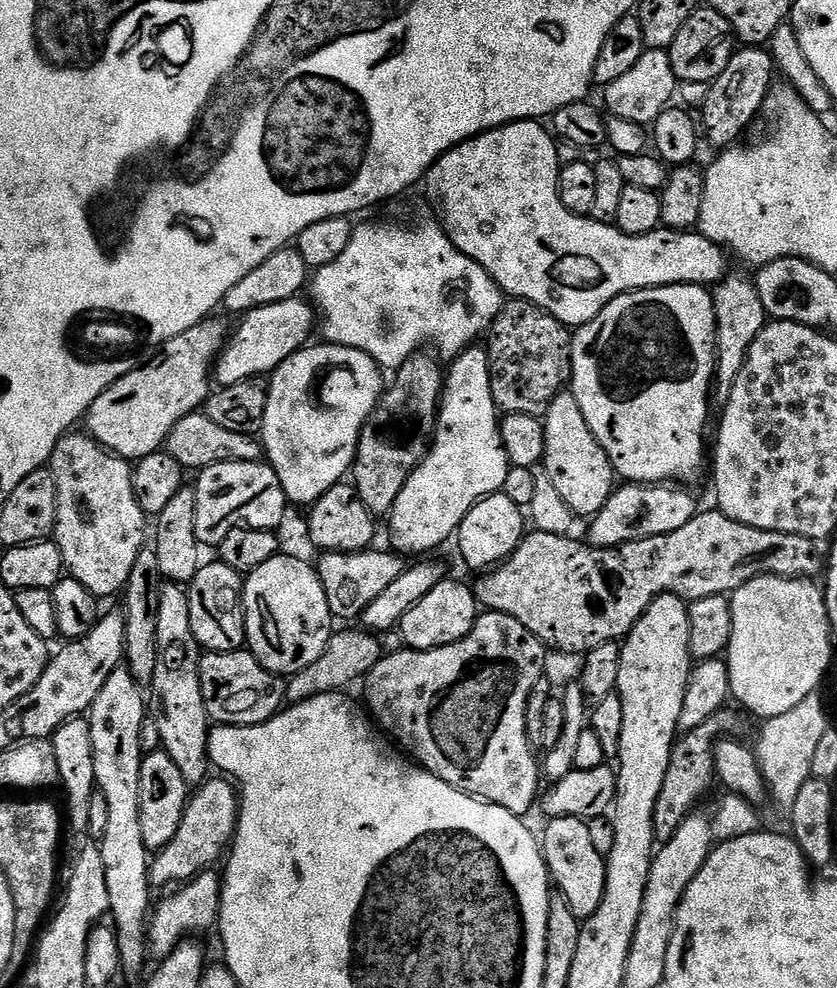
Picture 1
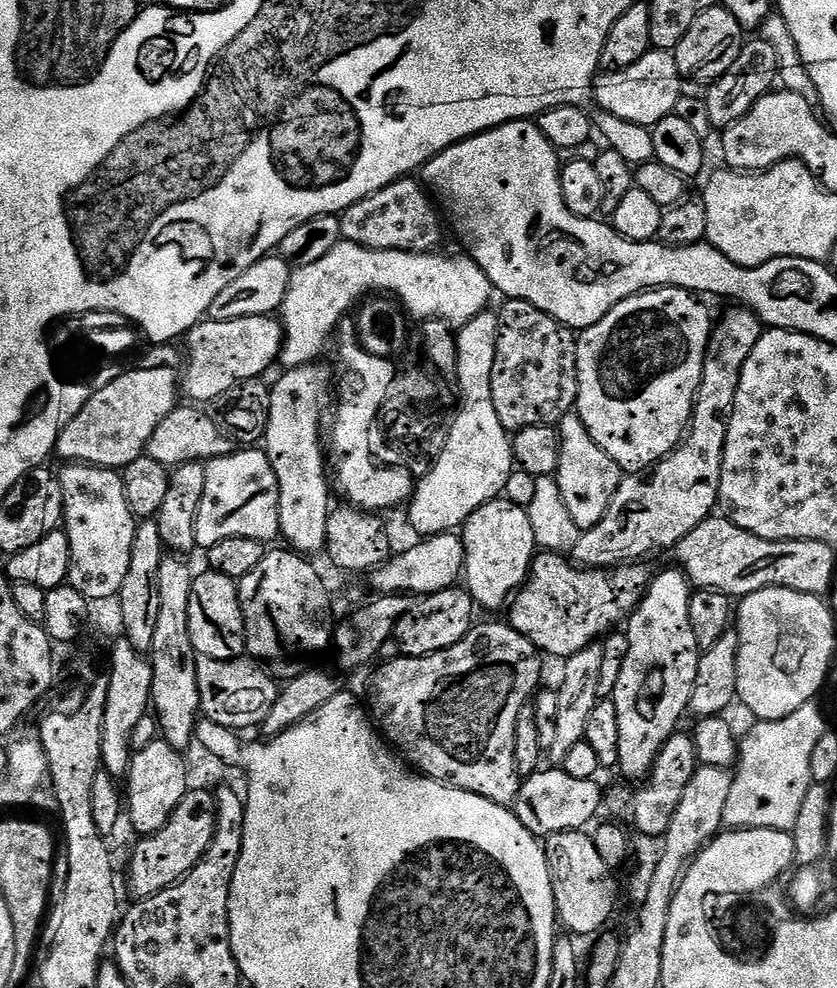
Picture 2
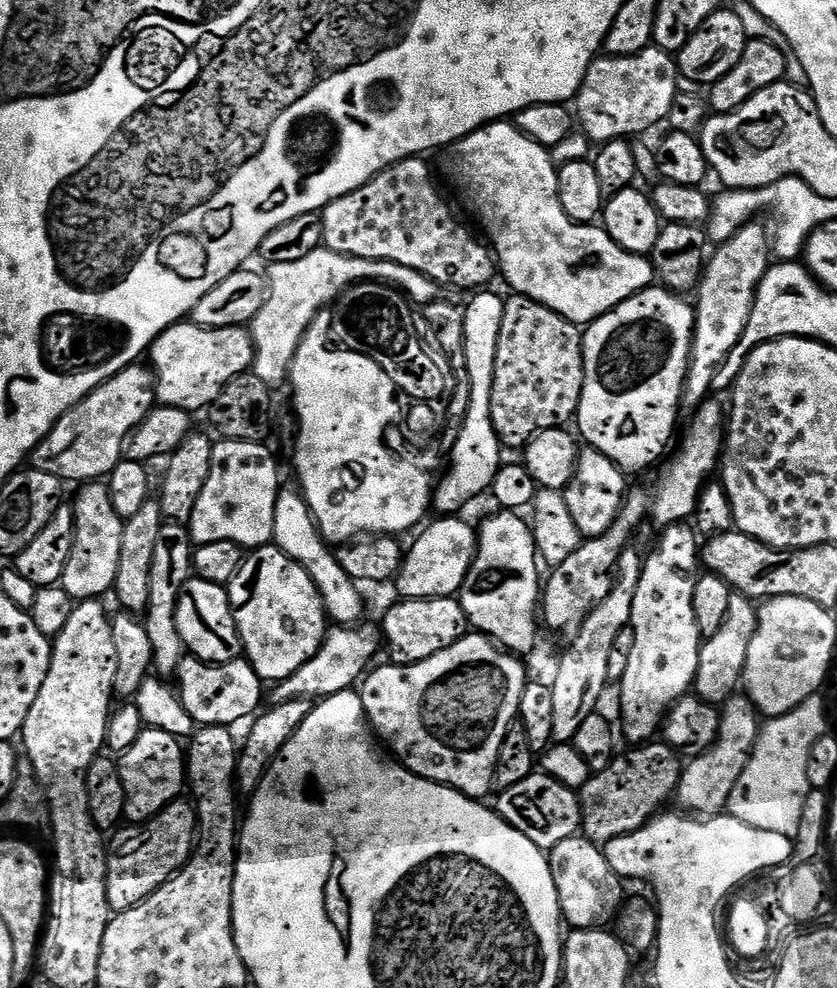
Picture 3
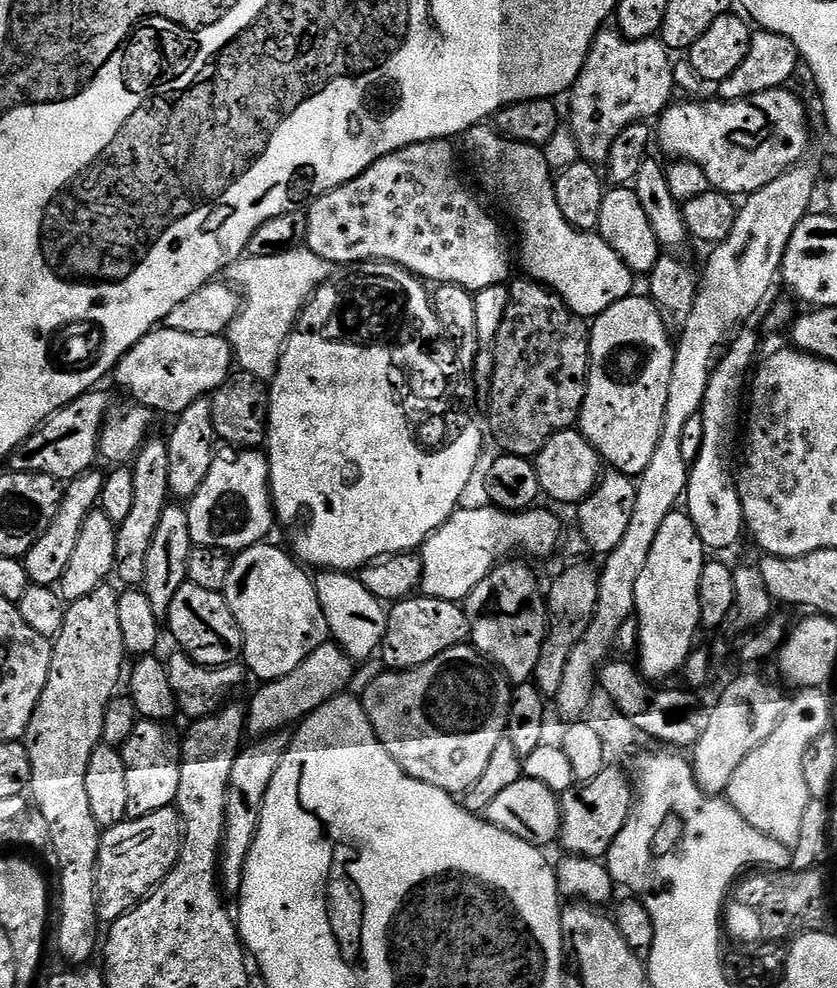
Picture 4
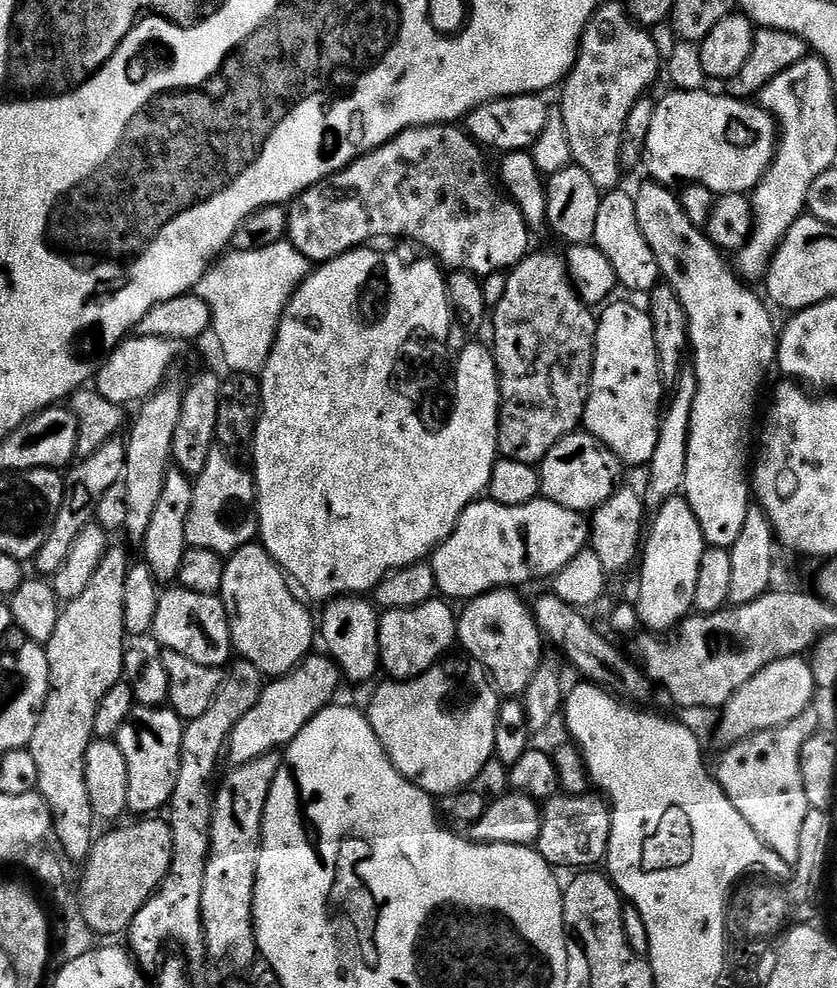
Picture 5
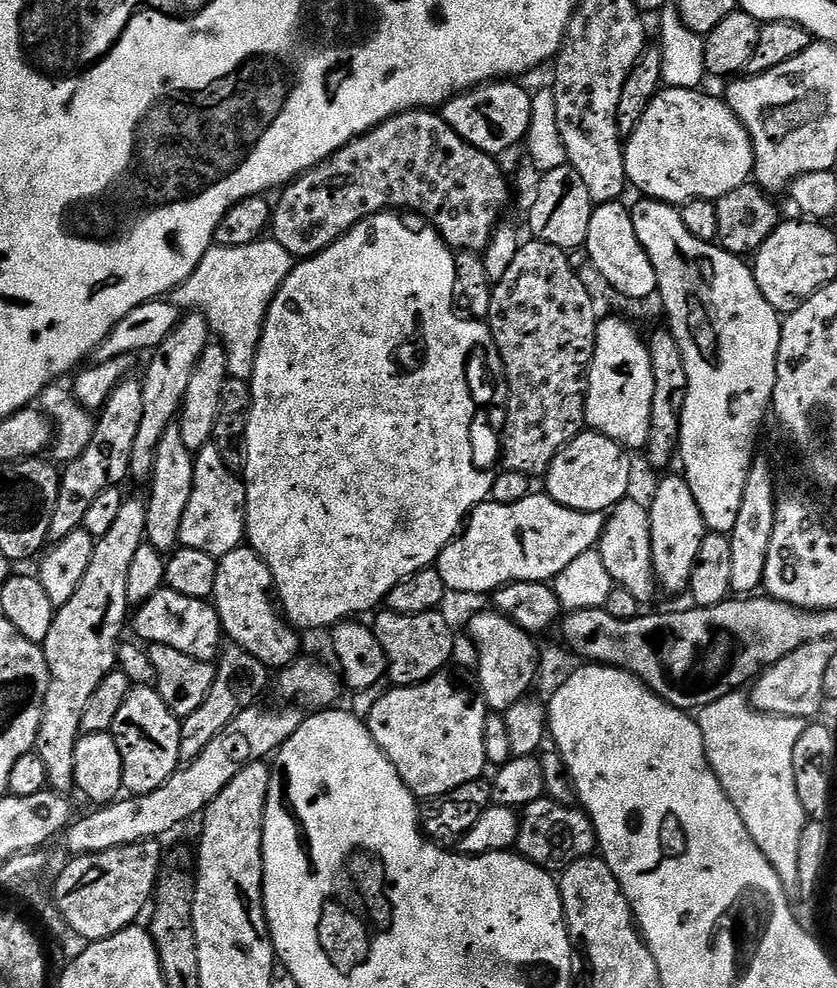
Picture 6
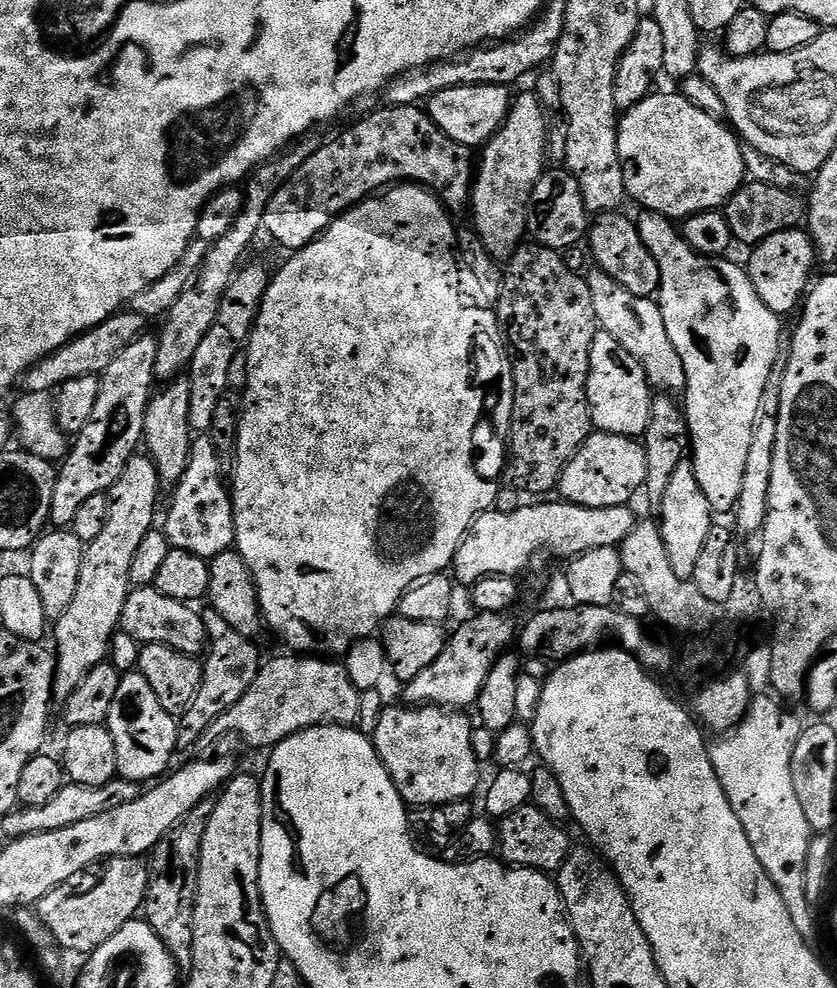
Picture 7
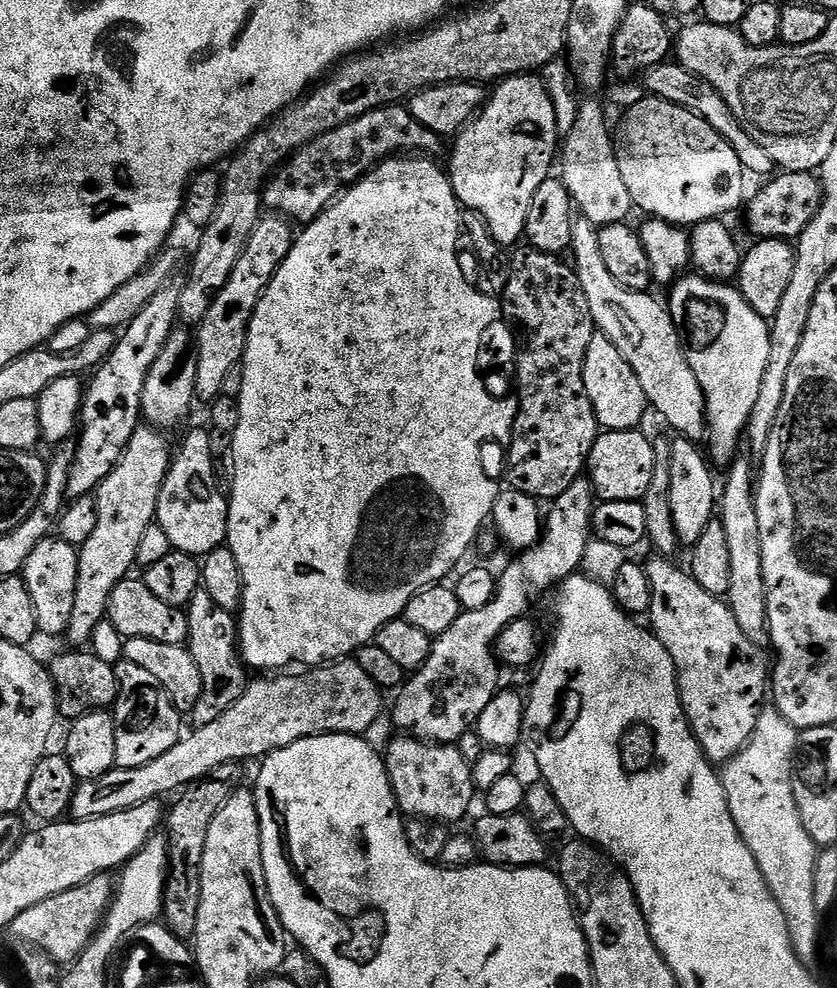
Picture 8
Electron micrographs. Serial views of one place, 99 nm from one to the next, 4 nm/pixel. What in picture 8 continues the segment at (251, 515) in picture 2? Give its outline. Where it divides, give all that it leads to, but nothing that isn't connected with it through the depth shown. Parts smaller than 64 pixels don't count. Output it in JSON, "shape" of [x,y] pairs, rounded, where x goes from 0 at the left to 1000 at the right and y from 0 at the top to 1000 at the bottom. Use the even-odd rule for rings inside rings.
{"shape":[[[243,432],[234,433],[209,454],[205,471],[189,504],[185,529],[198,536],[207,556],[235,565],[249,563],[257,555],[269,554],[272,546],[272,507],[258,487],[259,467],[253,464],[251,443]]]}

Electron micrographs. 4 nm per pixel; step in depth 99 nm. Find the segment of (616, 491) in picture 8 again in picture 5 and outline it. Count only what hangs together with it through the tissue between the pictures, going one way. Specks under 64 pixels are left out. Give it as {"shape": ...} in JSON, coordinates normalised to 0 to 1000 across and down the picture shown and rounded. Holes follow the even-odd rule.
{"shape":[[[689,435],[680,441],[673,441],[652,459],[643,471],[643,477],[645,502],[649,505],[662,508],[676,516],[706,520],[714,512],[719,512],[719,508],[724,508],[724,504],[736,499],[742,489],[743,471],[719,446],[706,441],[701,435]]]}

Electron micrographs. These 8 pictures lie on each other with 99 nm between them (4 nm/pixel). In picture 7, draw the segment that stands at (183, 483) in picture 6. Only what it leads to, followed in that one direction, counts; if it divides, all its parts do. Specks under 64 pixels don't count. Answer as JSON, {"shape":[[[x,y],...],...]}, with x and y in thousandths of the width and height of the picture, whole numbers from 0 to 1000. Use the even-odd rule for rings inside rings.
{"shape":[[[216,379],[192,393],[196,394],[192,397],[190,394],[177,406],[170,449],[189,476],[192,491],[205,496],[217,488],[229,459],[232,438],[227,431],[227,386],[223,380]]]}

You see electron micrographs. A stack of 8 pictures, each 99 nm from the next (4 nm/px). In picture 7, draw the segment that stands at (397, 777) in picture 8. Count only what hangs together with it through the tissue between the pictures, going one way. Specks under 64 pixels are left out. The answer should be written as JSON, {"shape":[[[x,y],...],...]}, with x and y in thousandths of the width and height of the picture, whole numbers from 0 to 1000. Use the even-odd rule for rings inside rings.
{"shape":[[[527,715],[477,716],[460,716],[452,727],[452,739],[447,739],[442,748],[484,815],[498,814],[502,818],[515,819],[517,816],[536,814],[544,810],[564,808],[569,797],[573,794],[573,778],[576,778],[575,771],[569,769],[566,759],[563,757],[565,731],[554,726],[553,720],[536,719]]]}

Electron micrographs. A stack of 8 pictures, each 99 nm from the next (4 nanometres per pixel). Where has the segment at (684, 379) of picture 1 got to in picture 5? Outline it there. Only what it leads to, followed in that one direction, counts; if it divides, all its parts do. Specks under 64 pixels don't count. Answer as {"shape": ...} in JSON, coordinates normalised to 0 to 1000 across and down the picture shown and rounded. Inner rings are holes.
{"shape":[[[730,308],[720,313],[722,317],[716,317],[712,326],[712,361],[707,371],[707,392],[703,394],[703,410],[698,416],[697,432],[706,441],[719,446],[741,466],[742,471],[773,472],[781,464],[781,451],[786,451],[791,406],[796,396],[796,390],[789,383],[786,354],[781,350],[781,330],[768,311]]]}

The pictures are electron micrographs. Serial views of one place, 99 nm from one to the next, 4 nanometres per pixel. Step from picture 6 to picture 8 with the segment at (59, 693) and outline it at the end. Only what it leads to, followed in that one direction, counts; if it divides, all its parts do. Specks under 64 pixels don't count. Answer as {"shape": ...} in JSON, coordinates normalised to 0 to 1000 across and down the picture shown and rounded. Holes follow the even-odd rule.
{"shape":[[[168,431],[160,435],[141,472],[125,484],[115,495],[115,511],[117,512],[117,532],[112,532],[112,540],[103,550],[94,552],[96,568],[93,569],[93,593],[88,597],[88,618],[84,620],[84,634],[79,641],[82,653],[100,654],[109,649],[110,640],[118,631],[122,631],[129,621],[129,606],[139,591],[154,586],[157,575],[164,574],[165,552],[170,544],[186,524],[189,504],[194,500],[196,485],[201,474],[205,471],[208,461],[207,450],[201,450],[201,445],[195,436],[180,431]]]}

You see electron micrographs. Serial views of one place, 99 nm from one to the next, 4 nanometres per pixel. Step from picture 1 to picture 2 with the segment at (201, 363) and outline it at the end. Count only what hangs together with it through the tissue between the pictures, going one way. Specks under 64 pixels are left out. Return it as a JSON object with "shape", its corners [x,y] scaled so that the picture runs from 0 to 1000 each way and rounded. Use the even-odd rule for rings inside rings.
{"shape":[[[191,368],[188,372],[162,371],[154,371],[141,383],[136,383],[136,387],[122,391],[122,395],[114,397],[108,403],[108,407],[103,407],[103,411],[98,411],[98,415],[93,415],[91,422],[76,432],[66,455],[66,461],[73,462],[73,467],[147,476],[155,468],[173,461],[179,439],[184,439],[184,435],[189,435],[194,423],[198,423],[198,419],[203,419],[213,411],[210,397],[213,401],[217,381],[211,373],[209,377],[201,368]]]}

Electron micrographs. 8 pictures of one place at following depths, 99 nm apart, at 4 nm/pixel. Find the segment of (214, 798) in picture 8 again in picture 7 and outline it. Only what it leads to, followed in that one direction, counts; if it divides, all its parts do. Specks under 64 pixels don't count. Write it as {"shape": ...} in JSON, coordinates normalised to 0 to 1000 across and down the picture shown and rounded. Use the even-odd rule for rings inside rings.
{"shape":[[[250,808],[237,812],[227,824],[222,824],[182,857],[179,863],[179,886],[177,888],[177,904],[170,920],[171,930],[194,949],[194,953],[210,971],[210,979],[216,982],[228,981],[229,963],[232,962],[232,921],[234,920],[234,902],[237,901],[237,885],[239,884],[239,857],[246,844],[246,836],[251,832],[251,824],[256,824],[258,810]]]}

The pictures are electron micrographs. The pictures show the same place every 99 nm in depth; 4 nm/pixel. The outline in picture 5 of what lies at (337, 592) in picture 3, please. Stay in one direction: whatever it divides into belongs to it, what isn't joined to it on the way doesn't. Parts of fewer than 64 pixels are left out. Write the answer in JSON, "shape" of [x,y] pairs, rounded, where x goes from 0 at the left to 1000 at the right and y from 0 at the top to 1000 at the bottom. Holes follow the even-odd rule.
{"shape":[[[427,601],[423,603],[404,603],[400,607],[391,608],[386,615],[387,620],[380,623],[380,644],[384,649],[387,647],[387,652],[392,655],[388,656],[391,663],[401,669],[401,673],[415,687],[416,684],[421,688],[447,687],[449,680],[455,679],[454,655],[452,654],[455,620],[452,618],[450,612],[443,606]]]}

